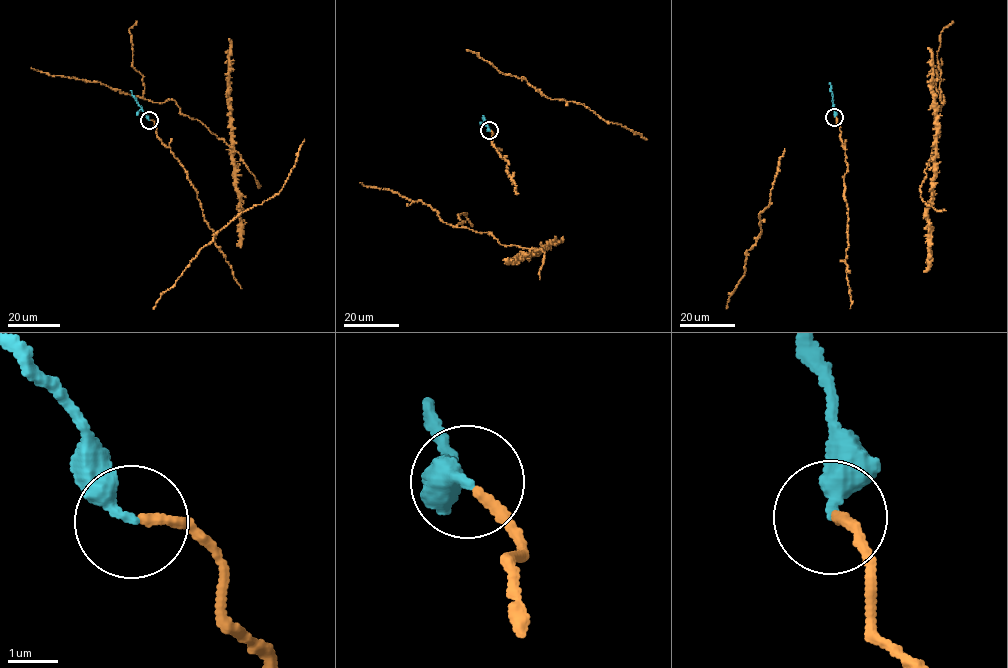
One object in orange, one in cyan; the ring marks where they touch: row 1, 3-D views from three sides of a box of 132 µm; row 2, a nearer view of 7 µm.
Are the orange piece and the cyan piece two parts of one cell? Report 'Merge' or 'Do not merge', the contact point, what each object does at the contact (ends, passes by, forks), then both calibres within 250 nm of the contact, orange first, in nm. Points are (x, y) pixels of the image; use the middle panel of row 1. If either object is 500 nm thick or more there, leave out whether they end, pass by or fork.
Merge. Place: (489, 130). At the ring orange ends. At the ring cyan ends. Thickness 190 nm (orange) against 320 nm

